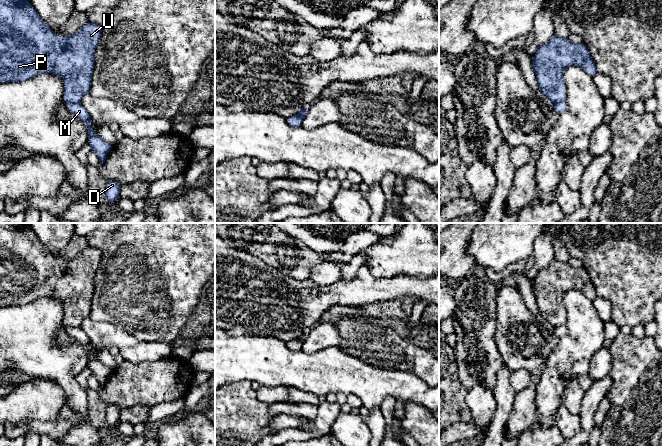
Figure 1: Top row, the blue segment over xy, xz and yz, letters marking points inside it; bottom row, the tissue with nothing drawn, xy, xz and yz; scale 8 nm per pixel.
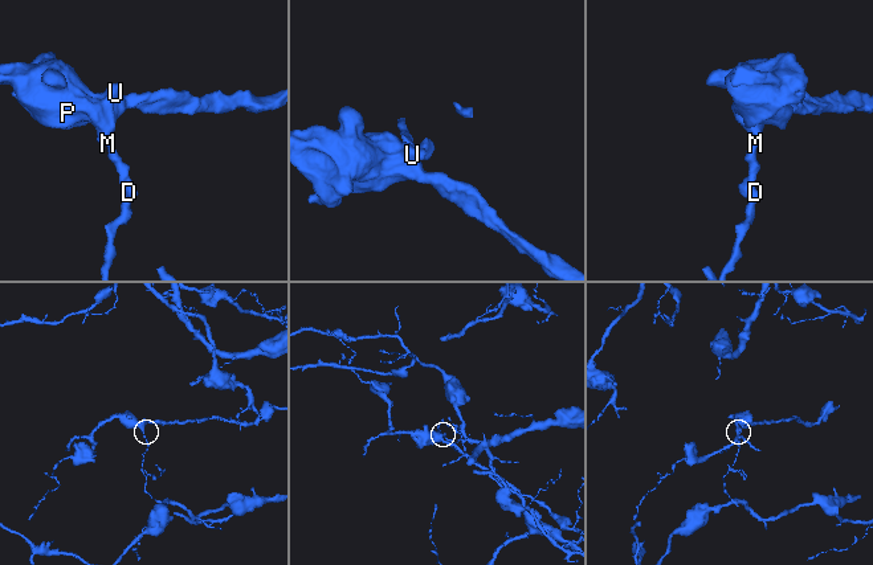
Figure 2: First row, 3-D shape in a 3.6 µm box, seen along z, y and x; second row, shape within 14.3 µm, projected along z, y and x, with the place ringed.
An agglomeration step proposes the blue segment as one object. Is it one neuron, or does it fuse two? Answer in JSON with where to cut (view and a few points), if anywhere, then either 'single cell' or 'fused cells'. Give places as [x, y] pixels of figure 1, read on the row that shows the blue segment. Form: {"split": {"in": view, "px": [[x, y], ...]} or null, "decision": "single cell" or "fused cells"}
{"split": {"in": "xy", "px": [[67, 101], [79, 103]]}, "decision": "fused cells"}

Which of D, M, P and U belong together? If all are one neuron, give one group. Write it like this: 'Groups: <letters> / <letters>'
Groups: D M / P U

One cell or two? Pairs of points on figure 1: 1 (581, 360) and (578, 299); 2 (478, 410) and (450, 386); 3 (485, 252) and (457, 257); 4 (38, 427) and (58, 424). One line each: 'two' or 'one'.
1: one
2: two
3: two
4: one

